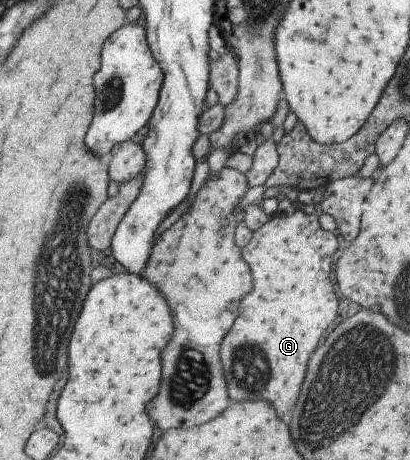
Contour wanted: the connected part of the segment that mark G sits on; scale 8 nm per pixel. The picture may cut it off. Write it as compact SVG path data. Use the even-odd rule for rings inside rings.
M300 210L292 215L279 213L266 225L254 228L243 255L255 271L255 291L243 299L243 311L239 311L235 327L223 341L223 371L227 371L227 383L231 383L231 401L271 401L289 423L291 411L299 401L309 359L317 351L333 317L339 313L339 297L331 279L331 267L341 244L340 238L335 231L325 231L317 215L307 215Z

